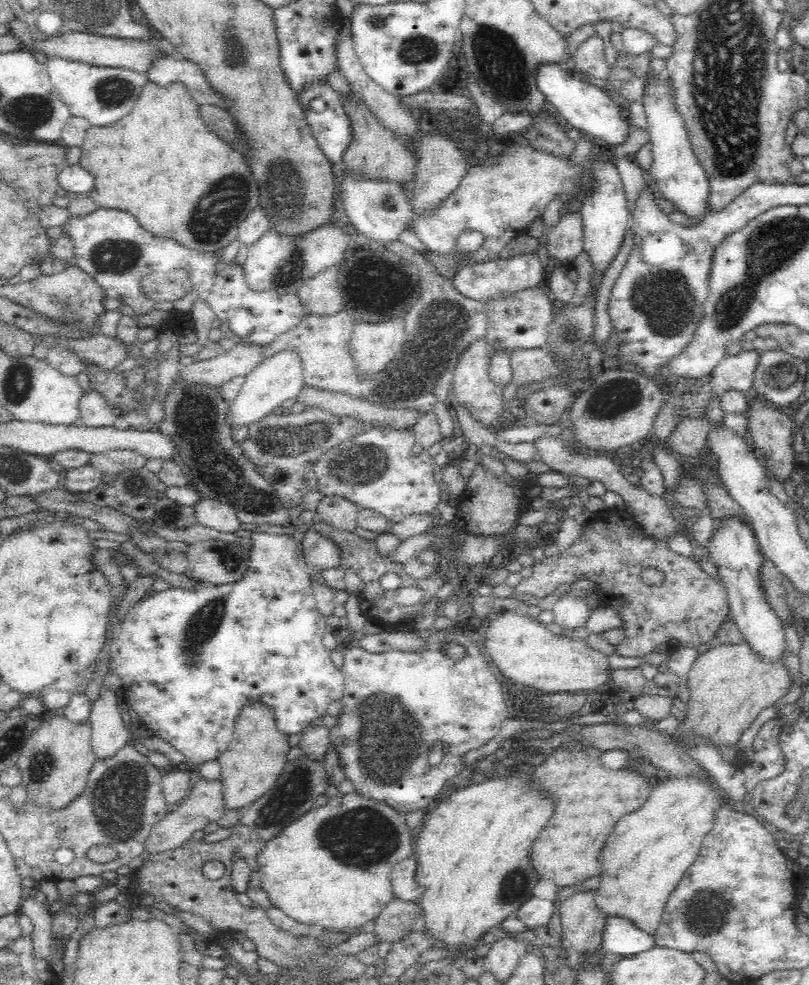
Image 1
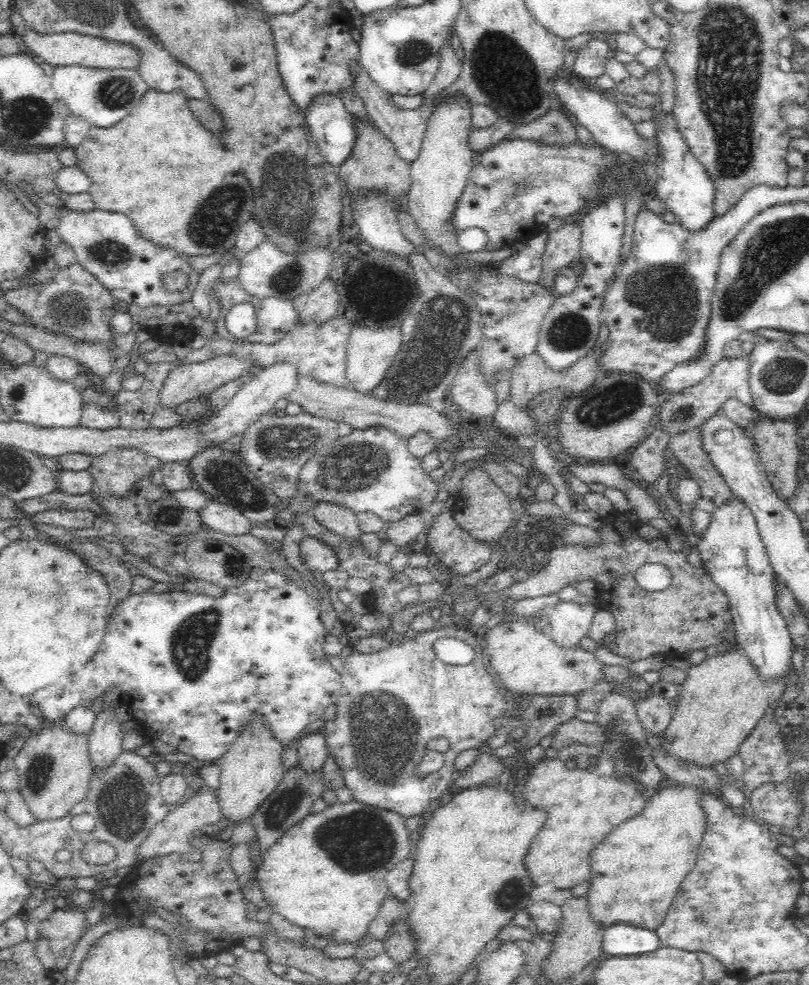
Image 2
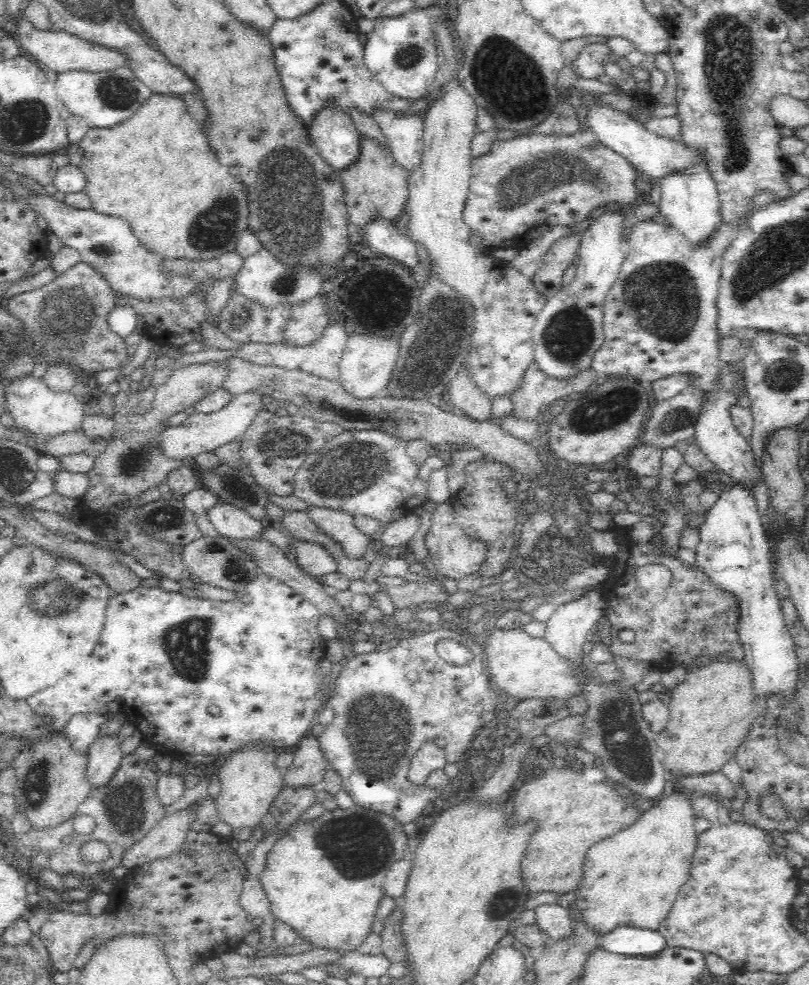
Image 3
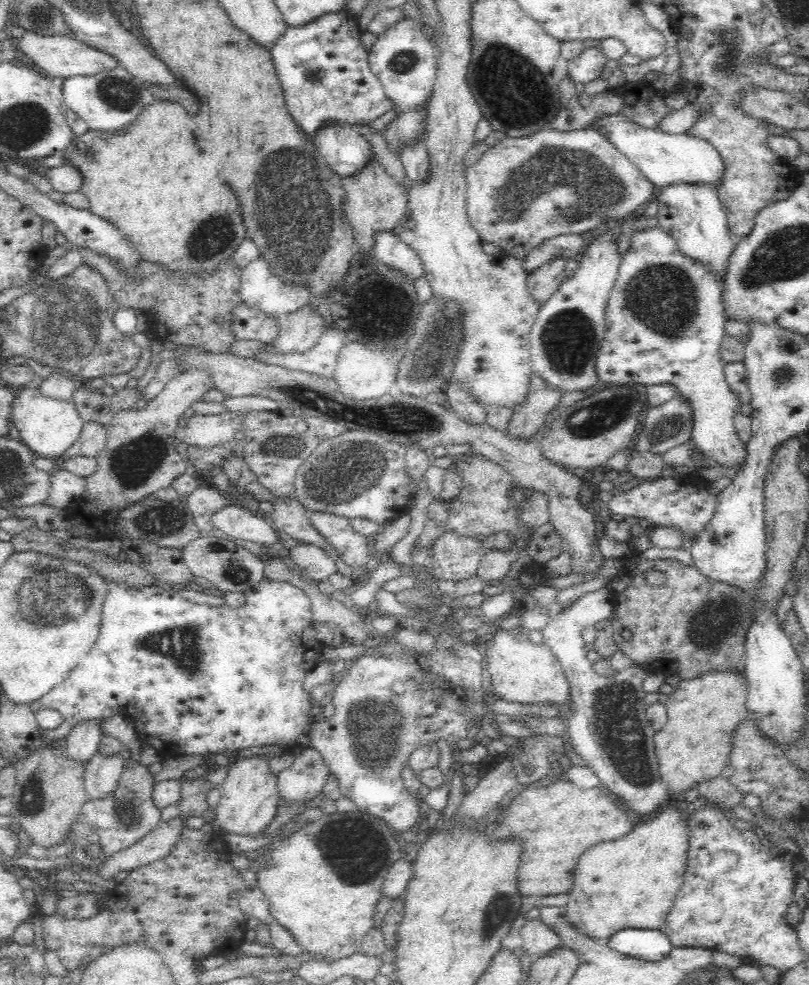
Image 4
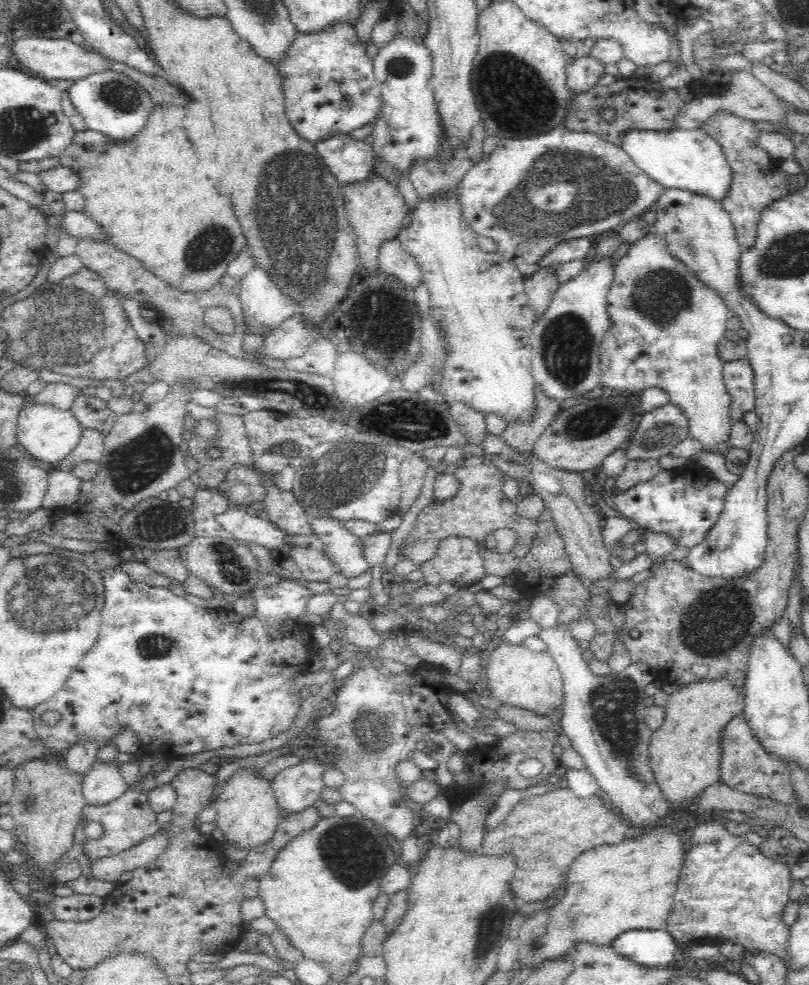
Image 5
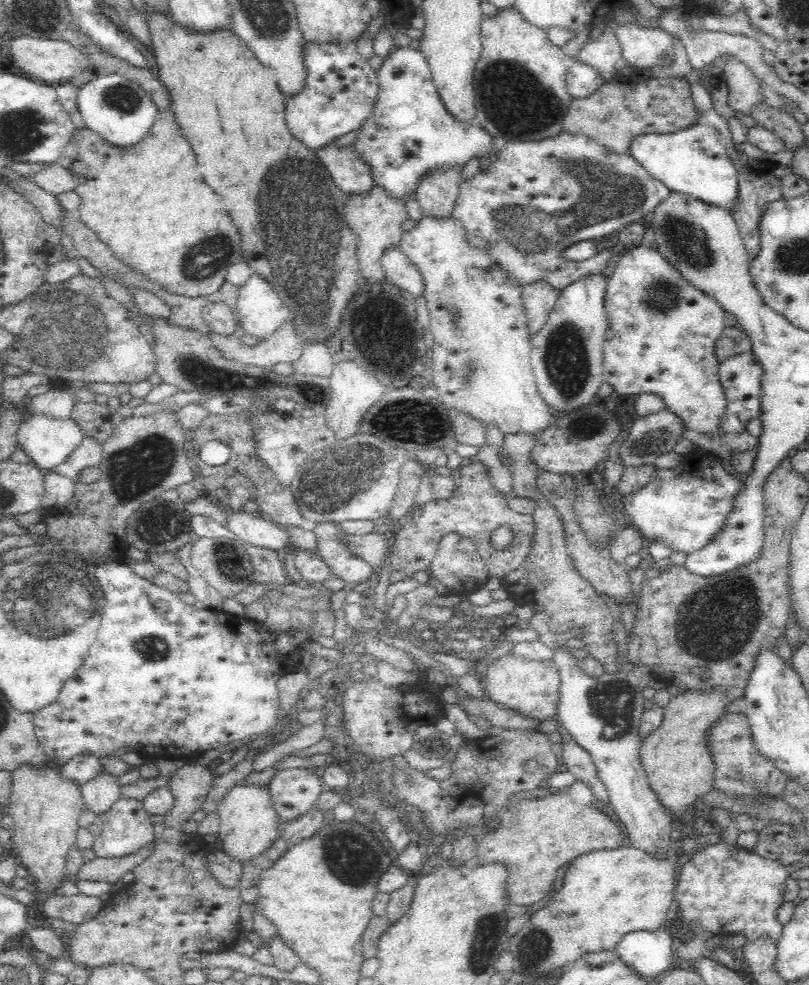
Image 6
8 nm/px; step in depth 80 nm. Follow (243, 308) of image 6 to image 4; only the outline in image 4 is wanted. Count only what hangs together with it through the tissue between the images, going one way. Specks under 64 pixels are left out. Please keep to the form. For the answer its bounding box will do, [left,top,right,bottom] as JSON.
[240,256,310,319]

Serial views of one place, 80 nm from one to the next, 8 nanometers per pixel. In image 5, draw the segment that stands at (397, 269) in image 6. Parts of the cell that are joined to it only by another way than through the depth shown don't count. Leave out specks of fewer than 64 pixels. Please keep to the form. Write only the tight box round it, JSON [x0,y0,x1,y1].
[378,240,422,290]

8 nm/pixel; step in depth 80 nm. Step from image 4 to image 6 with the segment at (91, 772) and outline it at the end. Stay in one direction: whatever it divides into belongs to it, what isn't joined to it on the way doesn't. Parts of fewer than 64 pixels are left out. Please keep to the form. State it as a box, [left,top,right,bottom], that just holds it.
[81,771,122,815]

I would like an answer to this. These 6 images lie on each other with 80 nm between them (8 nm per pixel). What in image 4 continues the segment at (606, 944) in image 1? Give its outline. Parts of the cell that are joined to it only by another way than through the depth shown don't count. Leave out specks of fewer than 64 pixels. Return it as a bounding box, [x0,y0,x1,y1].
[608,929,673,962]

